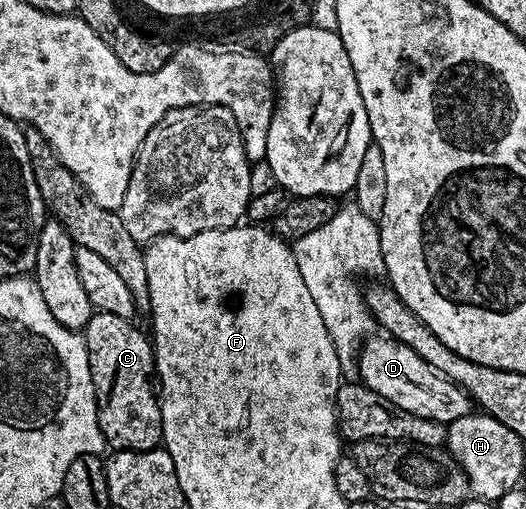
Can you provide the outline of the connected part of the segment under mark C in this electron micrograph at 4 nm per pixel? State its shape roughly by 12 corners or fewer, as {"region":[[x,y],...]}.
{"region":[[96,311],[83,337],[106,447],[156,450],[153,344]]}

